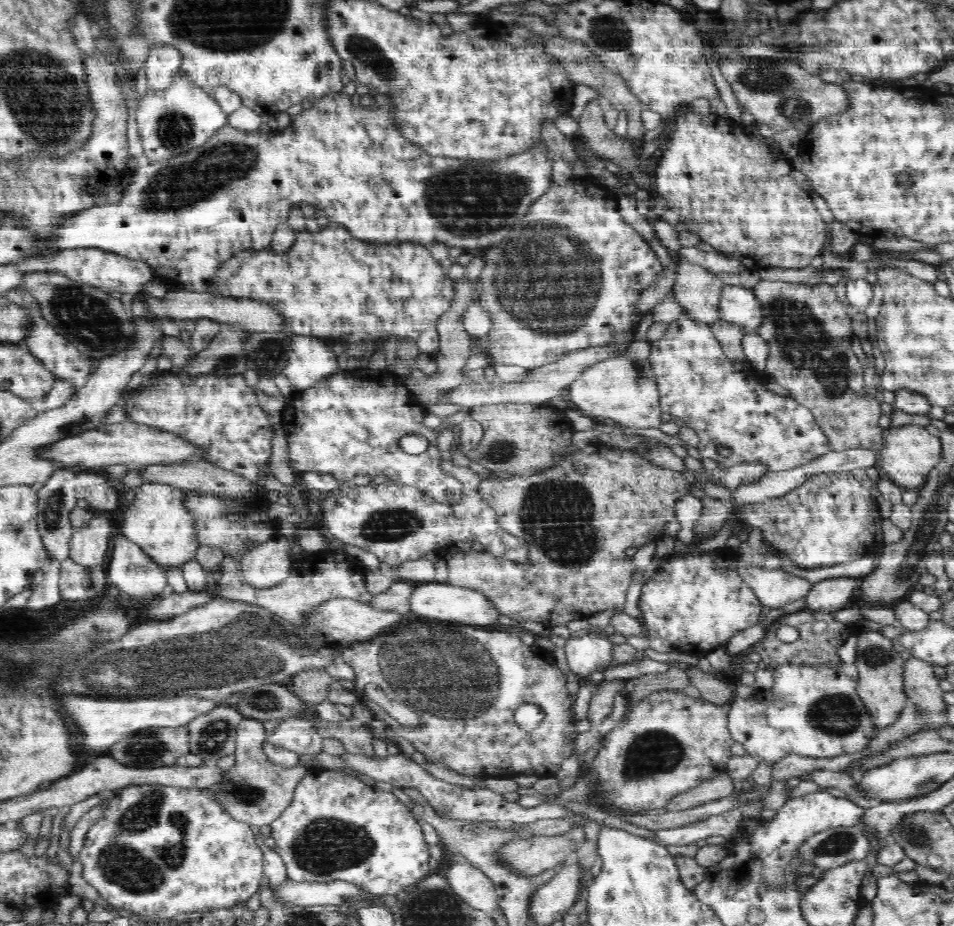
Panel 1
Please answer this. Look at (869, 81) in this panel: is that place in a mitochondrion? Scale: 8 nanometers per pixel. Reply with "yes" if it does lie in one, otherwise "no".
no

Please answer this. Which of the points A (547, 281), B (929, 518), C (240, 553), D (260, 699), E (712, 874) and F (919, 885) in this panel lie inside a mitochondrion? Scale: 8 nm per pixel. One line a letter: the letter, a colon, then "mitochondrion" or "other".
A: mitochondrion
B: mitochondrion
C: other
D: mitochondrion
E: other
F: other

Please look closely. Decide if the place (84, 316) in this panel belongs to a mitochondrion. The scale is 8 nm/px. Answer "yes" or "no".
yes

